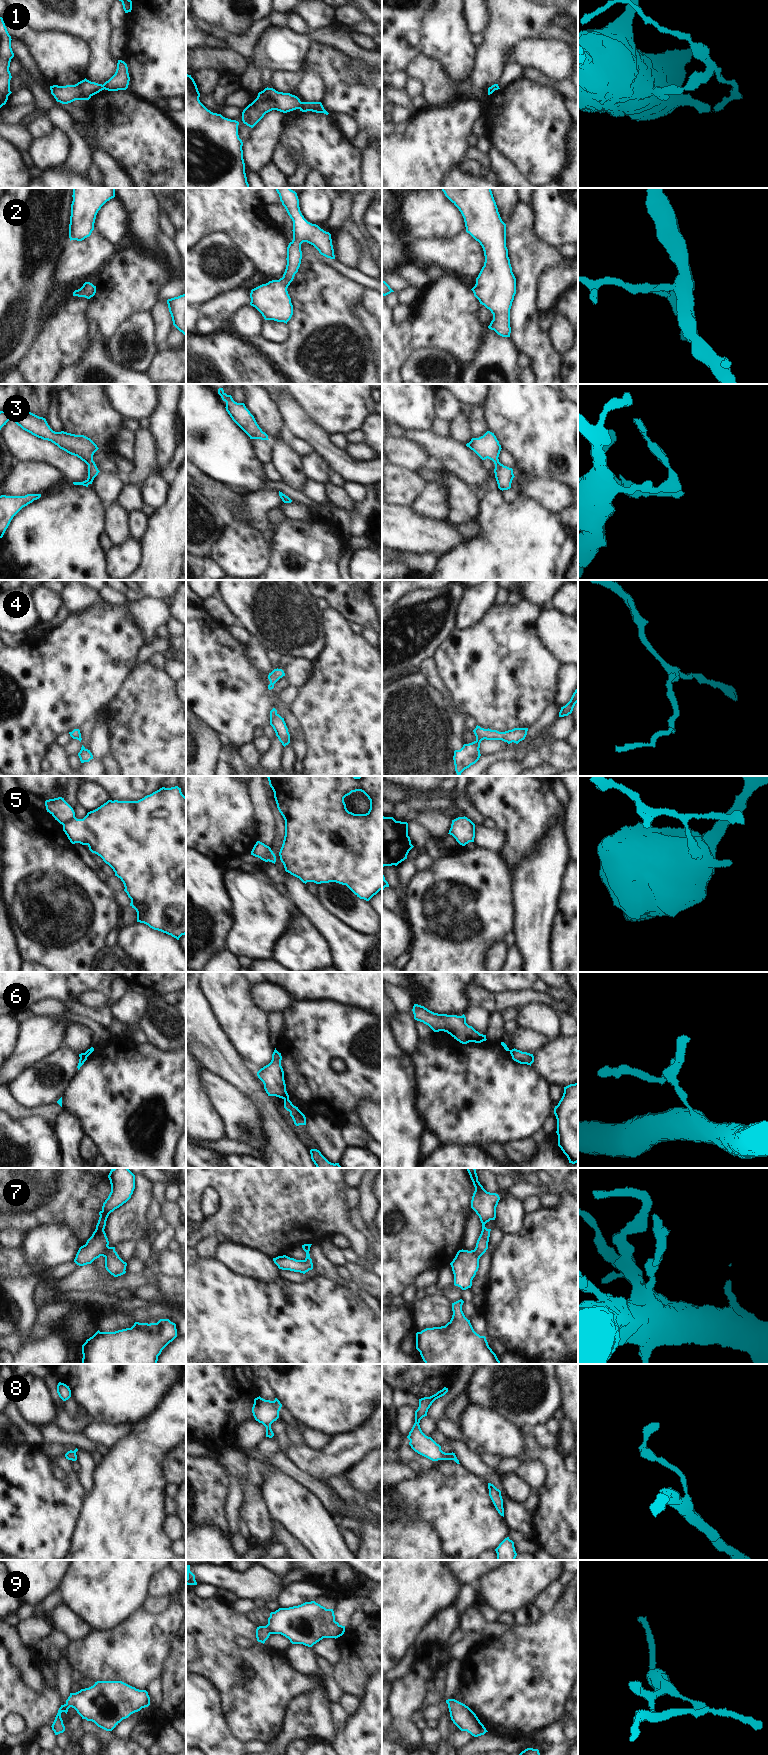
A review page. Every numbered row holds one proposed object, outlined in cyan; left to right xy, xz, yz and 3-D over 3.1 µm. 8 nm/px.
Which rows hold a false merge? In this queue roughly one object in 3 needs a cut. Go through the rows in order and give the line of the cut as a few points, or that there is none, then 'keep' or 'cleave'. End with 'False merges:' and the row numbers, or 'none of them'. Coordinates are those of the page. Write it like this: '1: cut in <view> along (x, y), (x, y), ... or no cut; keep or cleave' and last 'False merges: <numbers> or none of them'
1: cut in xz along (301, 102), (298, 108); cleave
2: no cut; keep
3: no cut; keep
4: no cut; keep
5: cut in xy along (75, 817), (63, 825); cleave
6: cut in xz along (284, 1098), (288, 1099); cleave
7: no cut; keep
8: no cut; keep
9: no cut; keep
False merges: 1, 5, 6

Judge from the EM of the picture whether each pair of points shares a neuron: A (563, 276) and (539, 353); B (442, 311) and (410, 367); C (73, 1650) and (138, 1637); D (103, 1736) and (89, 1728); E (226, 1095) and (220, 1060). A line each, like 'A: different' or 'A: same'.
A: different
B: different
C: same
D: same
E: different

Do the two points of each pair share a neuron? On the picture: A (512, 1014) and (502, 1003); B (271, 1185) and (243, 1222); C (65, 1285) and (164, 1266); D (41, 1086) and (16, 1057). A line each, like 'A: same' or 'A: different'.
A: different
B: same
C: different
D: different

